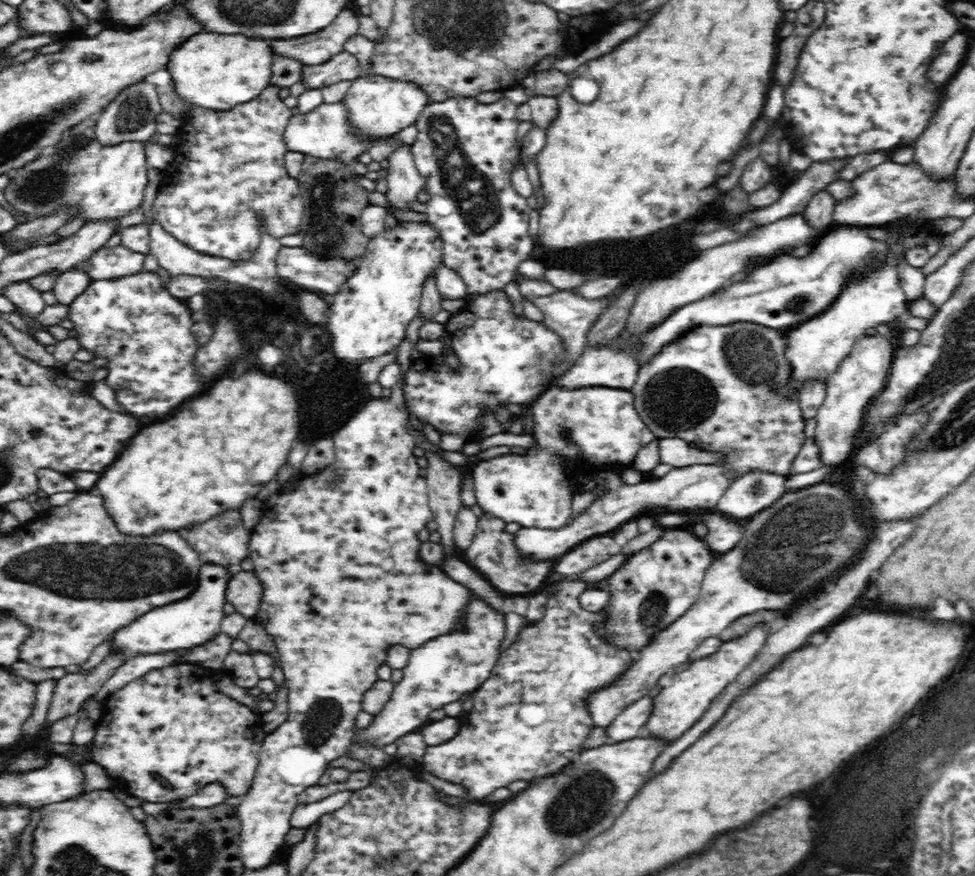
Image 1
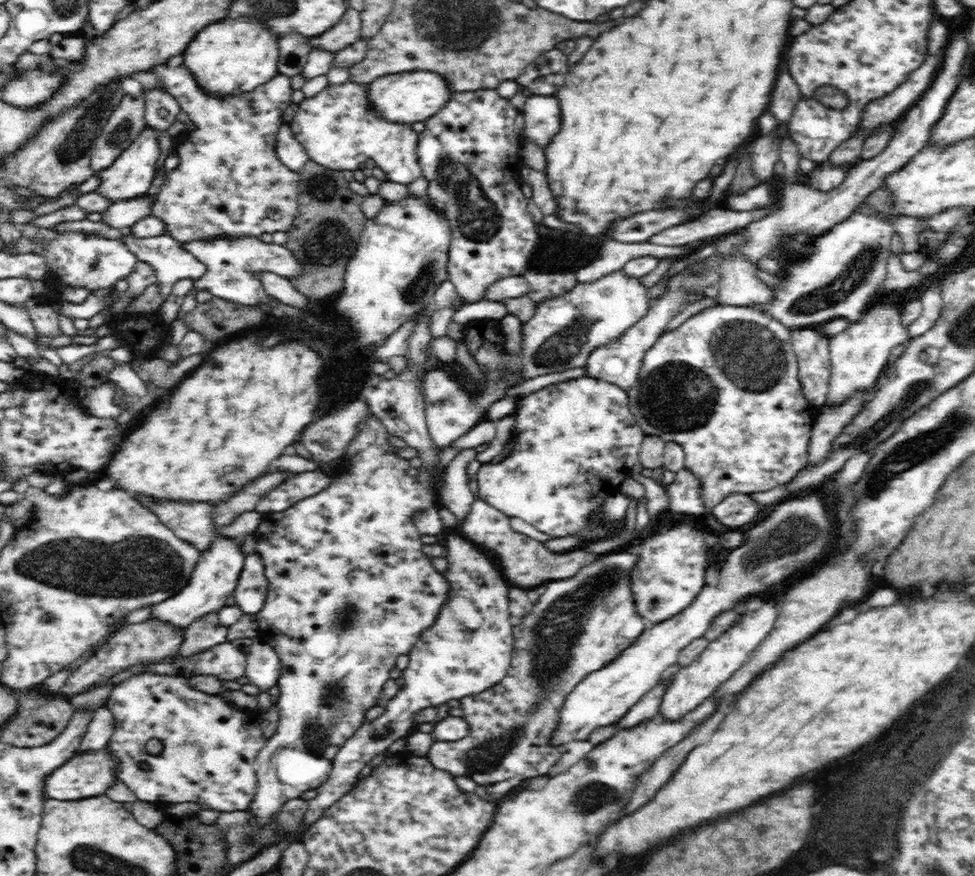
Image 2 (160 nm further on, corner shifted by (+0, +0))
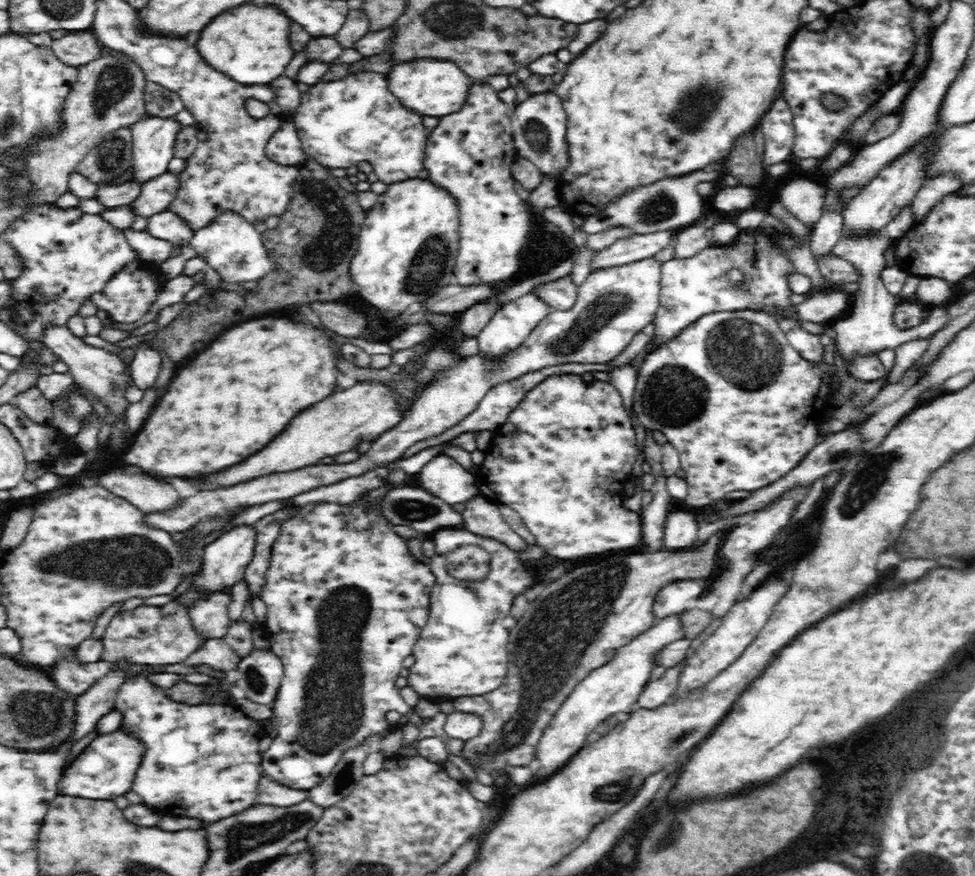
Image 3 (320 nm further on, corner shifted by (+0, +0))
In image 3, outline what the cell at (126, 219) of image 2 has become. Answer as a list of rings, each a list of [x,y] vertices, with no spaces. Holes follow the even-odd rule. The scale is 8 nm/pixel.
[[[170,171],[146,181],[141,188],[138,200],[132,202],[134,213],[144,216],[144,218],[150,218],[153,214],[167,210],[167,207],[174,202],[178,186],[178,175]]]

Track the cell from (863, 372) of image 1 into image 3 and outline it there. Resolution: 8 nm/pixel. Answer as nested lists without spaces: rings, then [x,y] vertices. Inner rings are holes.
[[[887,234],[880,236],[841,236],[838,244],[834,245],[833,254],[852,264],[859,274],[856,285],[859,287],[852,294],[854,297],[852,304],[852,320],[837,320],[836,326],[832,326],[838,350],[844,358],[852,358],[856,354],[864,352],[880,352],[886,348],[896,349],[897,346],[904,345],[908,341],[917,341],[918,338],[931,339],[936,332],[942,330],[948,324],[951,316],[947,312],[944,316],[926,316],[922,318],[918,326],[902,329],[894,322],[893,314],[896,310],[897,297],[890,294],[884,286],[882,280],[882,270],[887,266],[885,252],[890,248],[891,240]]]

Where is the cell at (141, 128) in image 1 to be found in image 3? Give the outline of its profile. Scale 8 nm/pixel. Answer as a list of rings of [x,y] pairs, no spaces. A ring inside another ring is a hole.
[[[130,127],[113,130],[86,154],[75,172],[98,188],[126,183],[125,172],[130,168],[133,146]]]

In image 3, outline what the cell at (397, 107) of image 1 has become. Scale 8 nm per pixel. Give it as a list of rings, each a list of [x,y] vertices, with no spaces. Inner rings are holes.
[[[414,58],[394,64],[387,74],[387,88],[391,93],[397,96],[406,108],[411,108],[422,116],[443,117],[459,111],[473,84],[473,80],[454,62],[436,58]]]

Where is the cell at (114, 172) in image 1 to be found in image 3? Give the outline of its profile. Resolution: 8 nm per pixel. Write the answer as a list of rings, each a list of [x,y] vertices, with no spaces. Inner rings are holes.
[[[147,115],[131,124],[134,178],[146,182],[165,174],[175,158],[175,143],[183,128],[179,121],[160,116]]]

